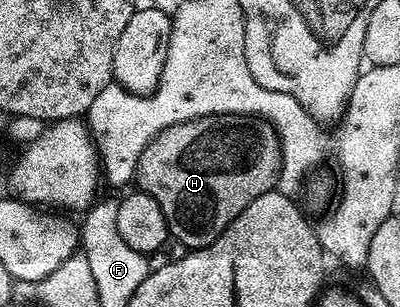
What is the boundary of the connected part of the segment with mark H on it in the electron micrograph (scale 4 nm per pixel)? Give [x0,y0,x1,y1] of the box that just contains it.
[134,112,283,249]

